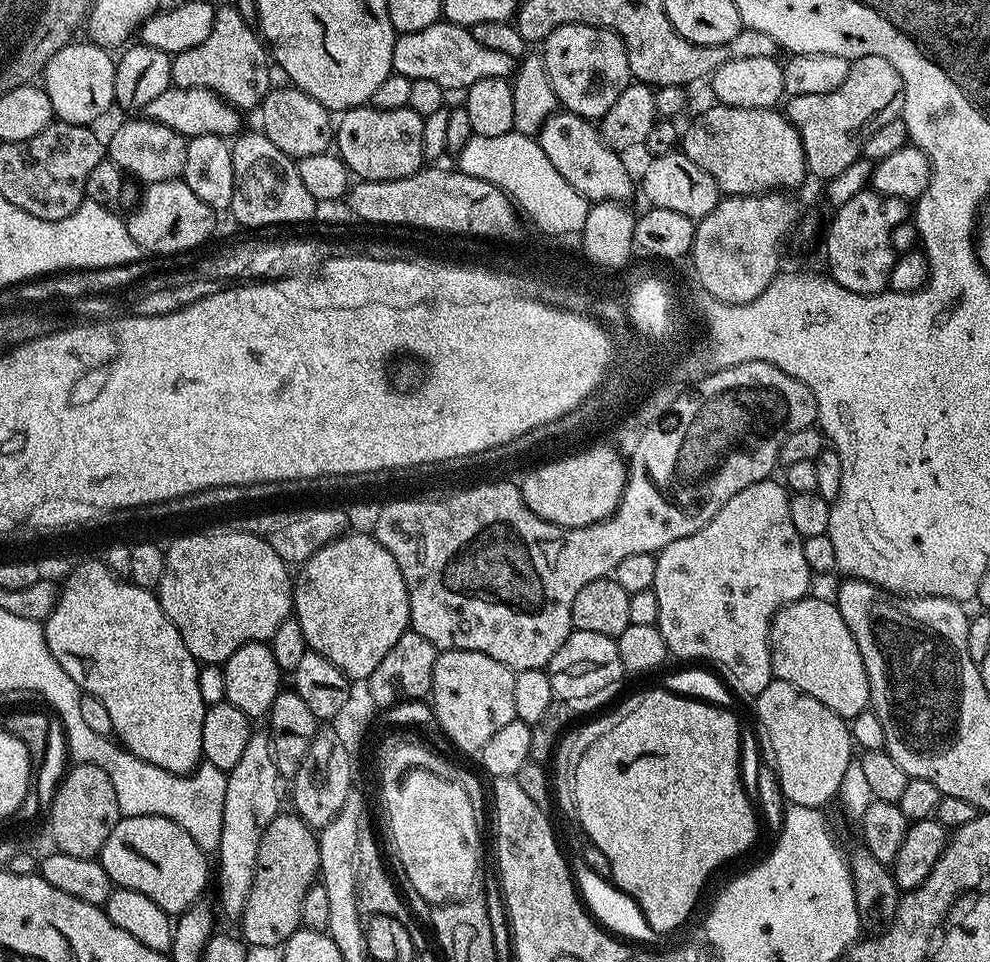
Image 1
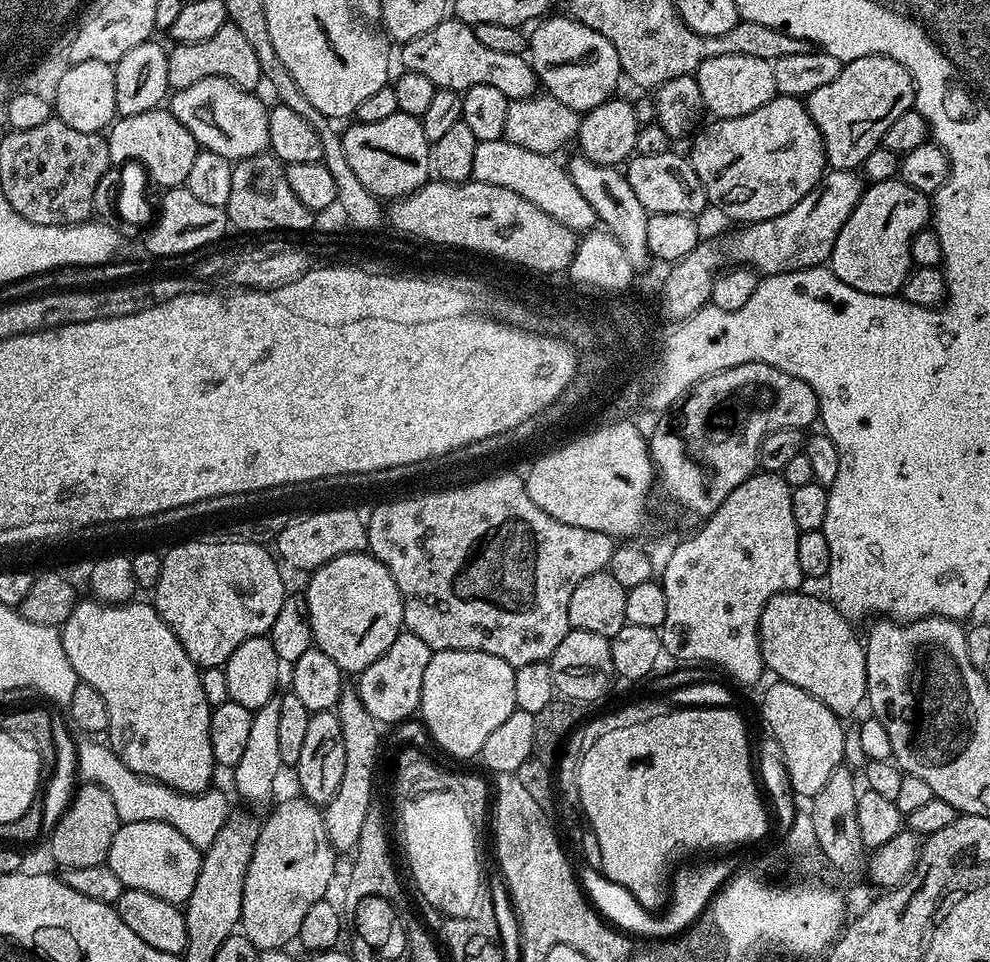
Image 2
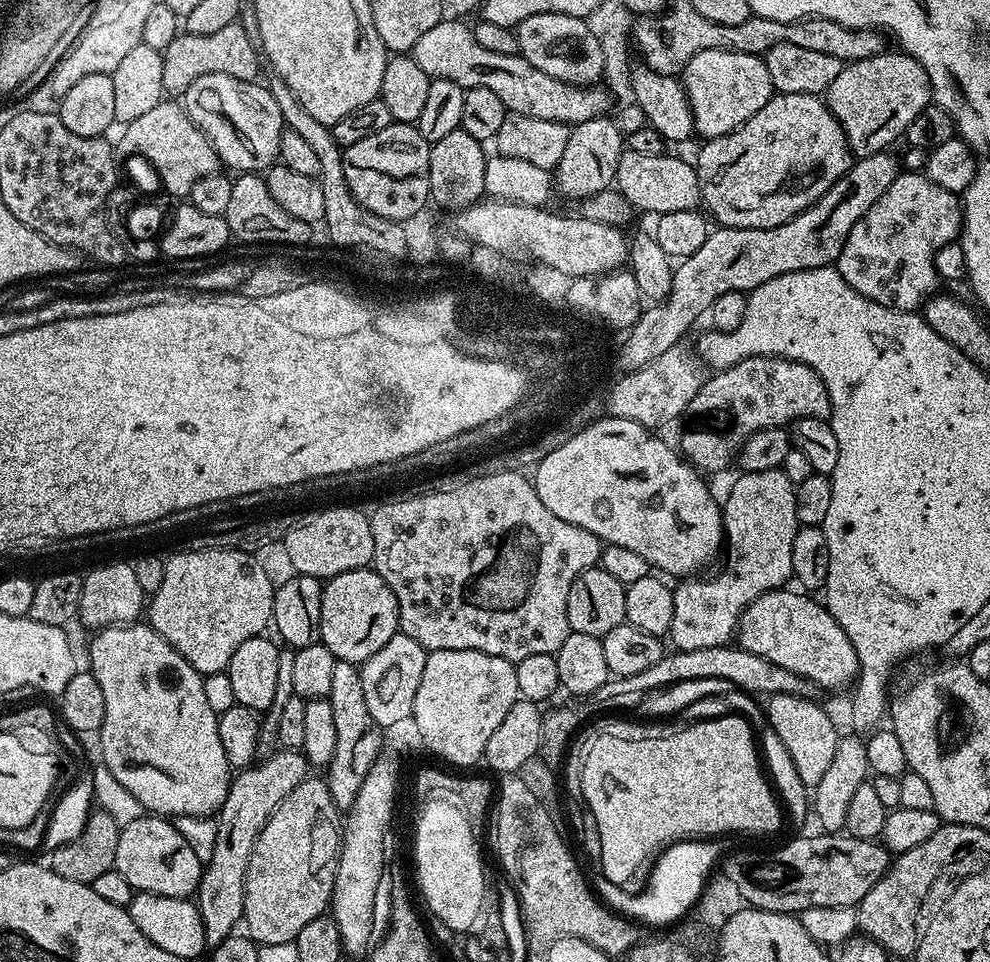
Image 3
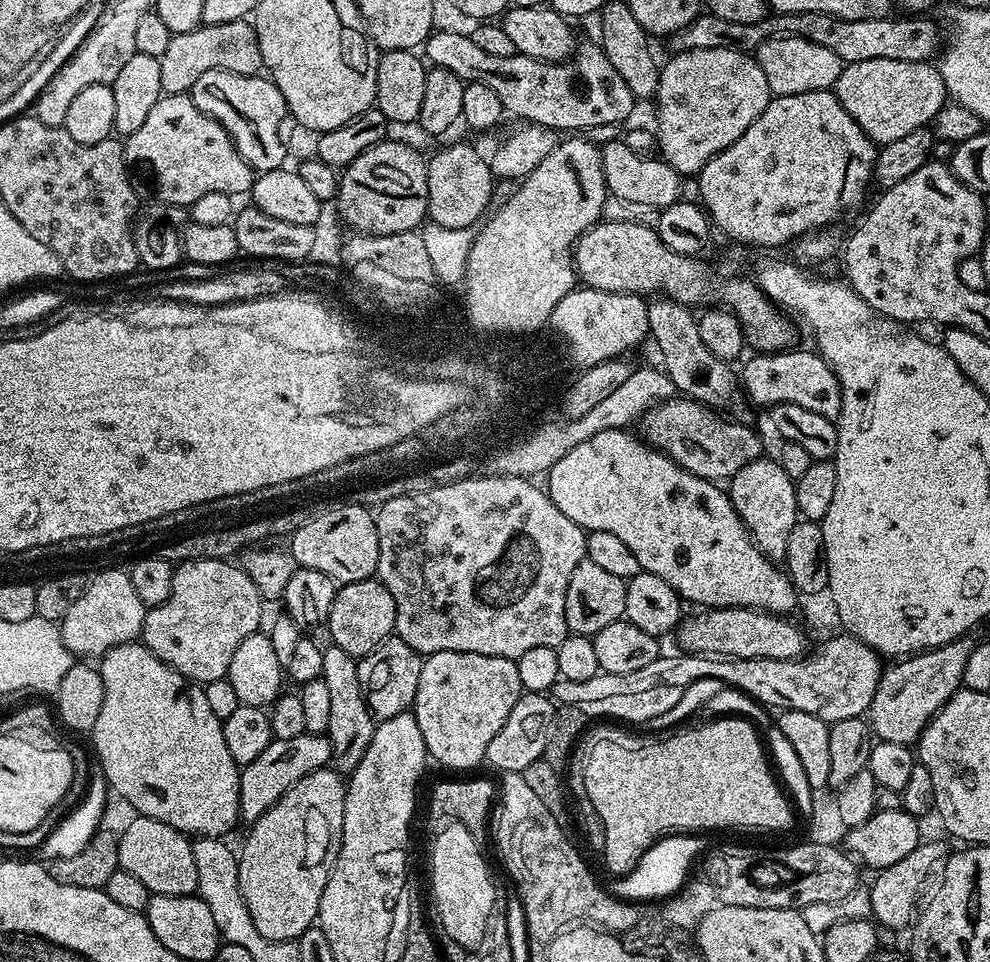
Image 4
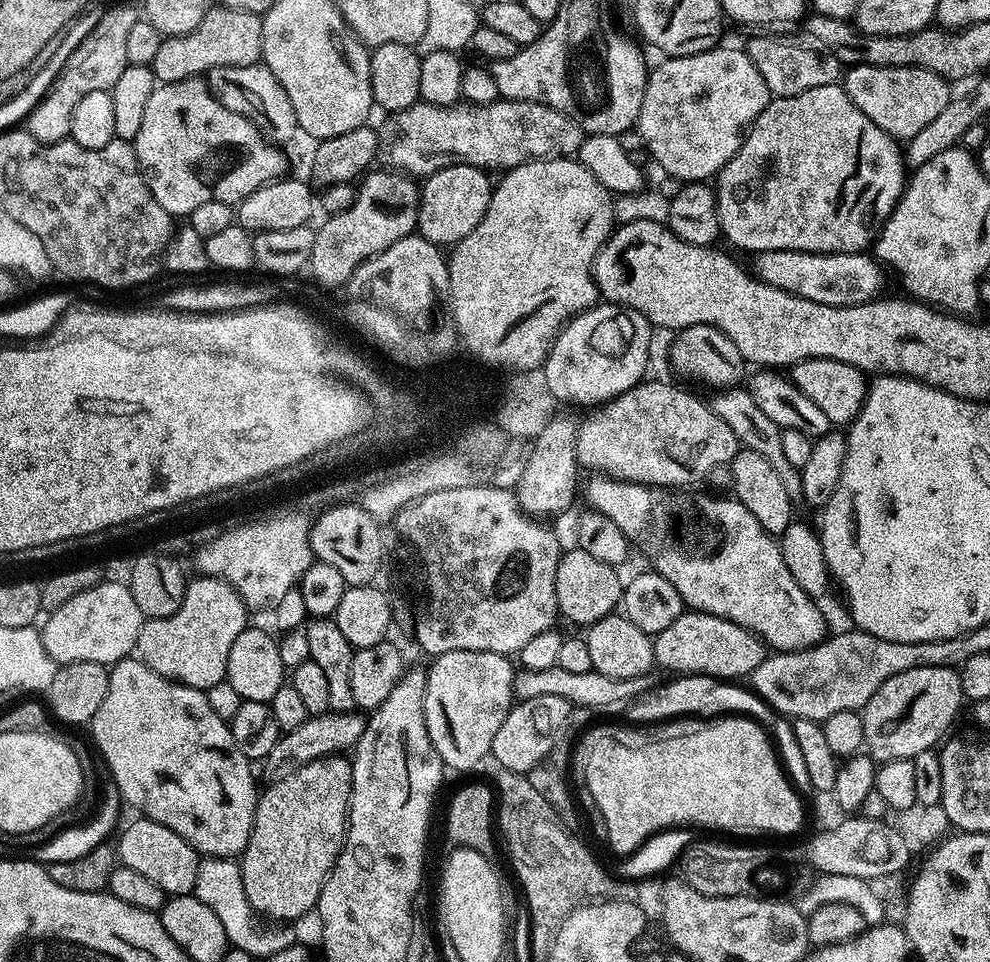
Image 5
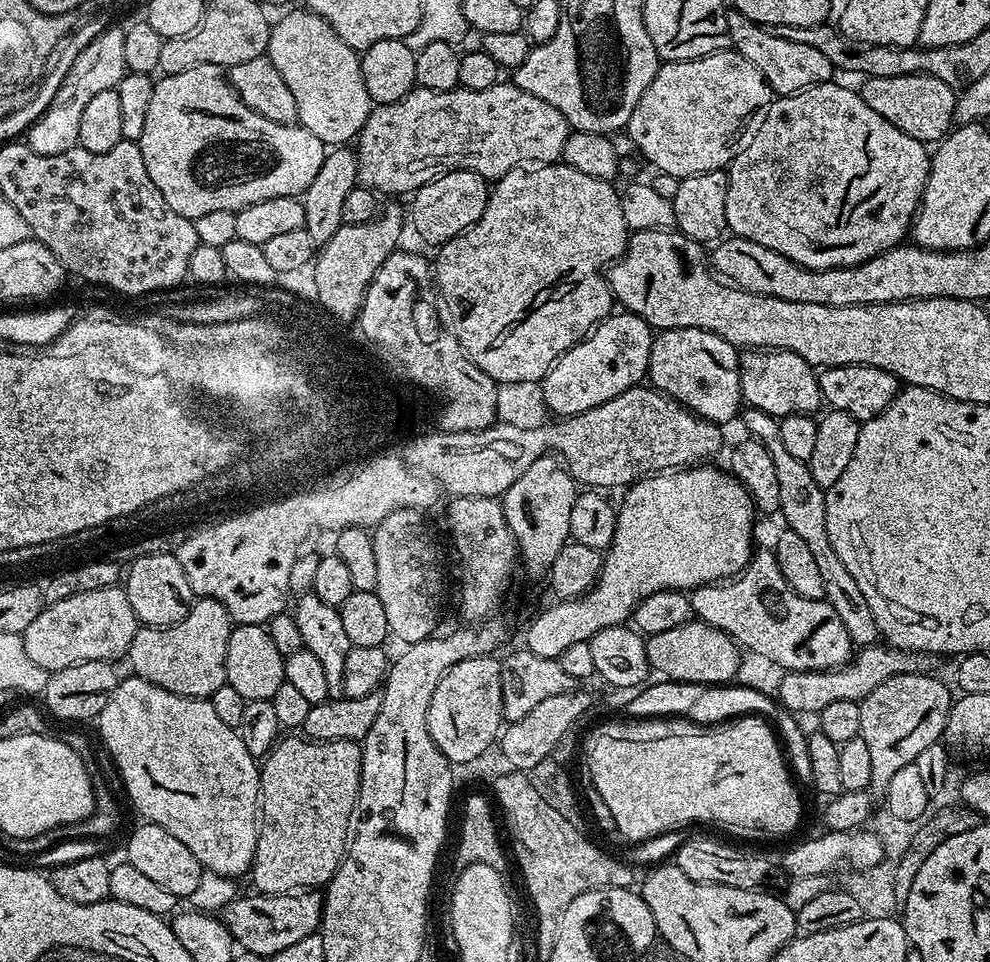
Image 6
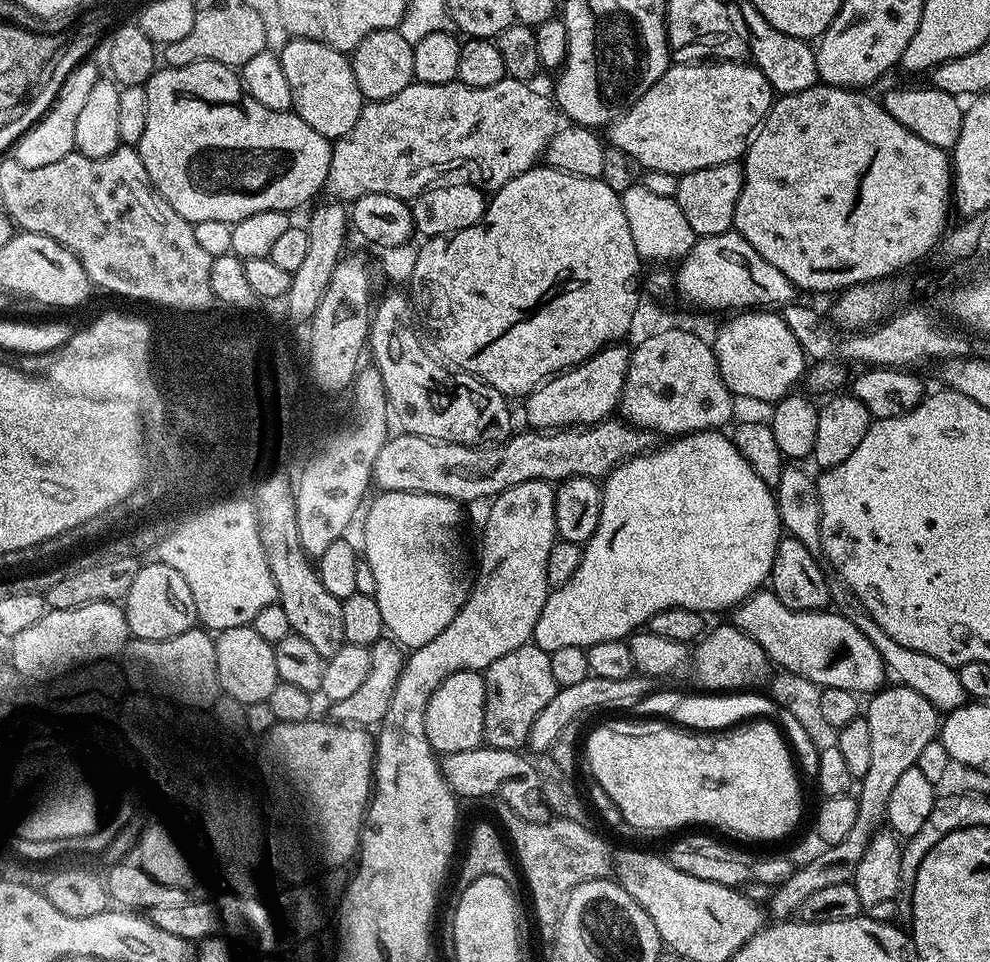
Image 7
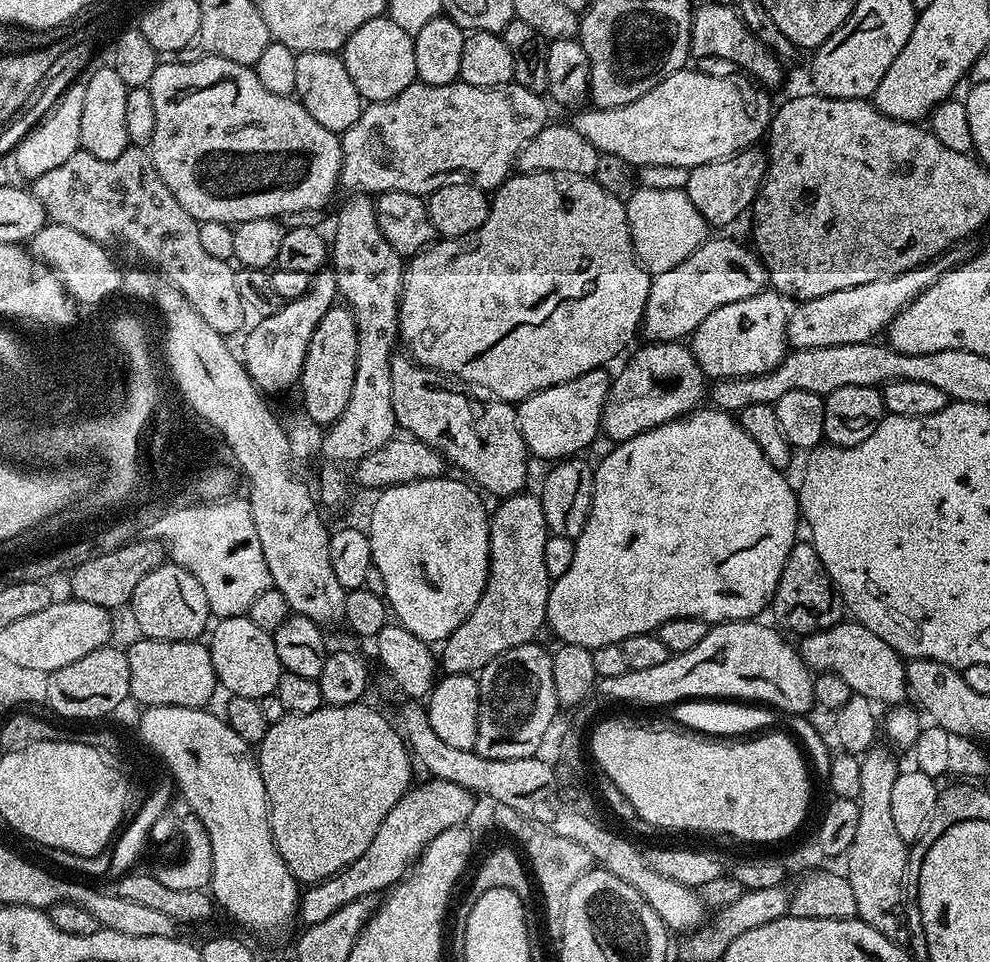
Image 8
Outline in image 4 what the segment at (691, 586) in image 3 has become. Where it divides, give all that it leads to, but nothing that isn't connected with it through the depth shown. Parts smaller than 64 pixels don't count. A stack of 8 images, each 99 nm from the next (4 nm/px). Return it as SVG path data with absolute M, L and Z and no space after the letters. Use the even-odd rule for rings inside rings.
M761 458L750 462L750 466L742 466L742 470L732 476L726 491L753 542L769 560L780 562L786 554L786 541L790 539L790 530L794 530L798 519L796 481L790 478L790 474L786 474L786 470L782 470L779 459L768 459Z

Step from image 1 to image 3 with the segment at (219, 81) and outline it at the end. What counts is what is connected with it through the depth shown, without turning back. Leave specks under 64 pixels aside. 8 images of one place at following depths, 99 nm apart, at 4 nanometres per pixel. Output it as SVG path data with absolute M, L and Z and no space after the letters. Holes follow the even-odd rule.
M240 22L225 26L214 34L190 34L176 36L162 53L162 86L165 93L182 94L202 74L230 74L230 78L256 80L260 72L262 56L258 44L251 41Z

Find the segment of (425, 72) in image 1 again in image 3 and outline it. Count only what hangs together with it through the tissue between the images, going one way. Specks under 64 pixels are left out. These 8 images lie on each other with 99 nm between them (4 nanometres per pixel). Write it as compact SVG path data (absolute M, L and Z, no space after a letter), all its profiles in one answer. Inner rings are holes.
M442 18L438 22L438 26L433 26L431 30L426 30L426 34L422 34L422 38L418 38L418 42L414 42L410 53L412 60L418 62L419 68L426 70L426 74L432 77L433 80L458 82L458 86L462 86L464 89L485 88L486 90L494 90L494 94L498 94L498 98L502 98L502 102L509 112L532 115L534 118L549 119L550 122L564 123L569 126L590 122L599 116L609 115L610 97L607 88L604 86L581 86L579 84L558 82L554 78L550 78L550 74L542 74L542 70L530 66L530 62L522 55L494 54L491 50L478 46L471 27L467 23L464 25L460 21L463 19L448 19Z

